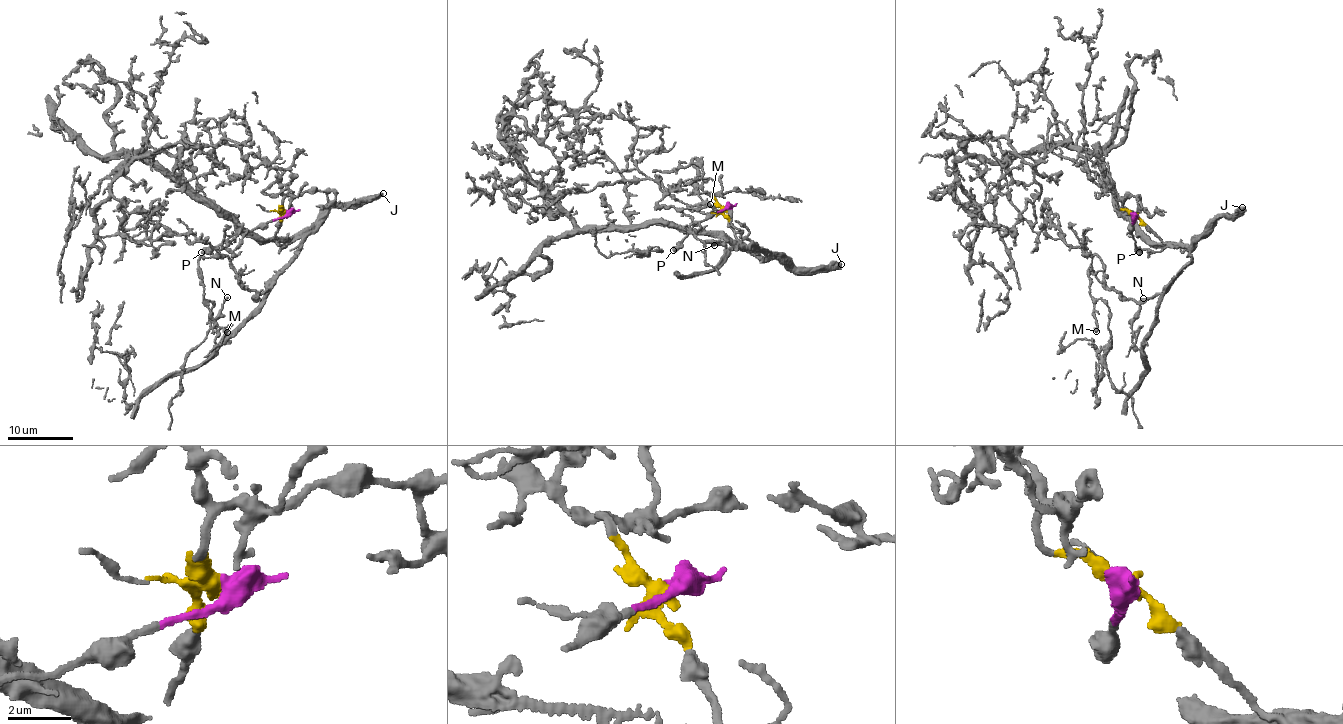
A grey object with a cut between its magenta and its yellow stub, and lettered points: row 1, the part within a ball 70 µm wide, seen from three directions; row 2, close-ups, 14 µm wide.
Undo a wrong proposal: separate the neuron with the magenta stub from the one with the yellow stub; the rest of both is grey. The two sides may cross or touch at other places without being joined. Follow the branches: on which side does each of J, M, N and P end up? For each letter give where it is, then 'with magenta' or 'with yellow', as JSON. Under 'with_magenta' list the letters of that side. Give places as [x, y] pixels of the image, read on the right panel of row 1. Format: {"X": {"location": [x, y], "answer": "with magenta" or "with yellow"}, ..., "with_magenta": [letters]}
{"J": {"location": [1242, 207], "answer": "with yellow"}, "M": {"location": [1096, 331], "answer": "with yellow"}, "N": {"location": [1143, 298], "answer": "with yellow"}, "P": {"location": [1139, 252], "answer": "with magenta"}, "with_magenta": ["P"]}

